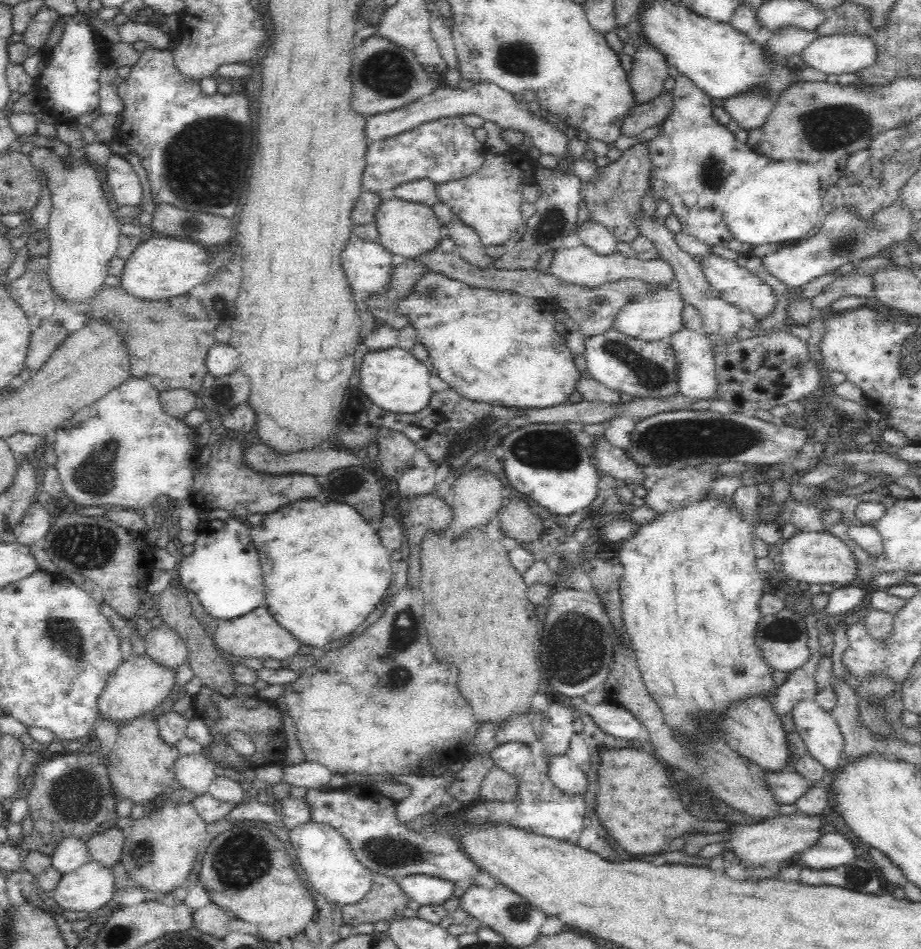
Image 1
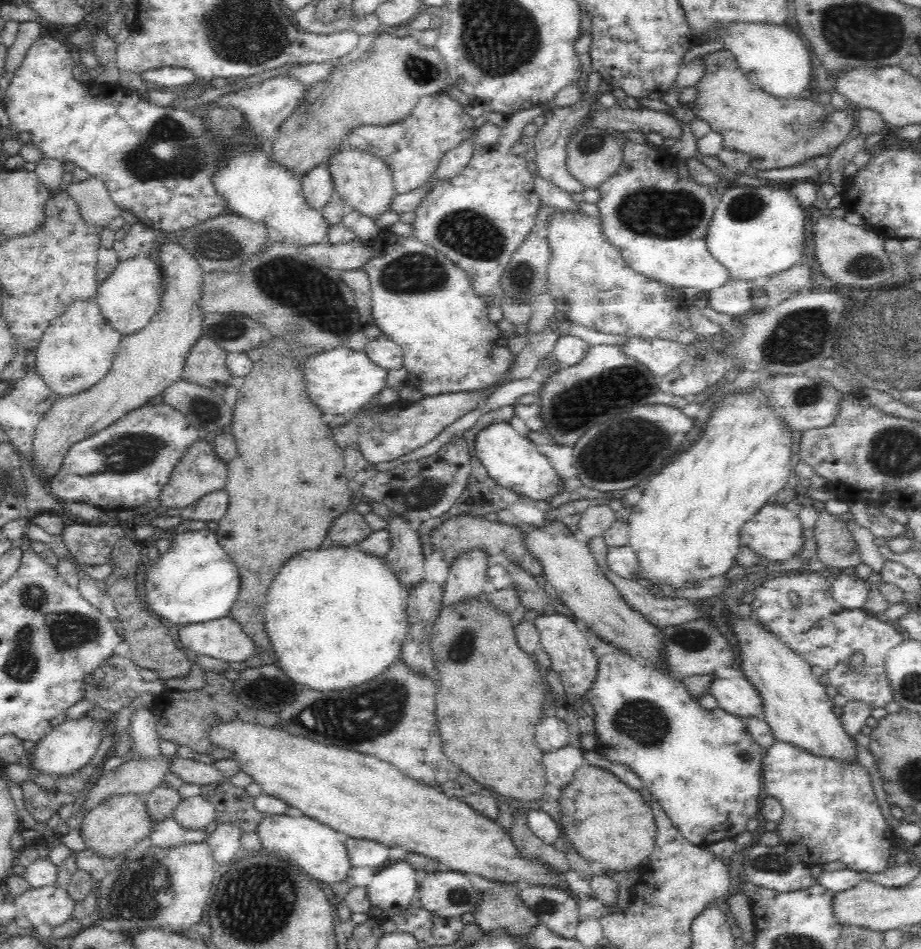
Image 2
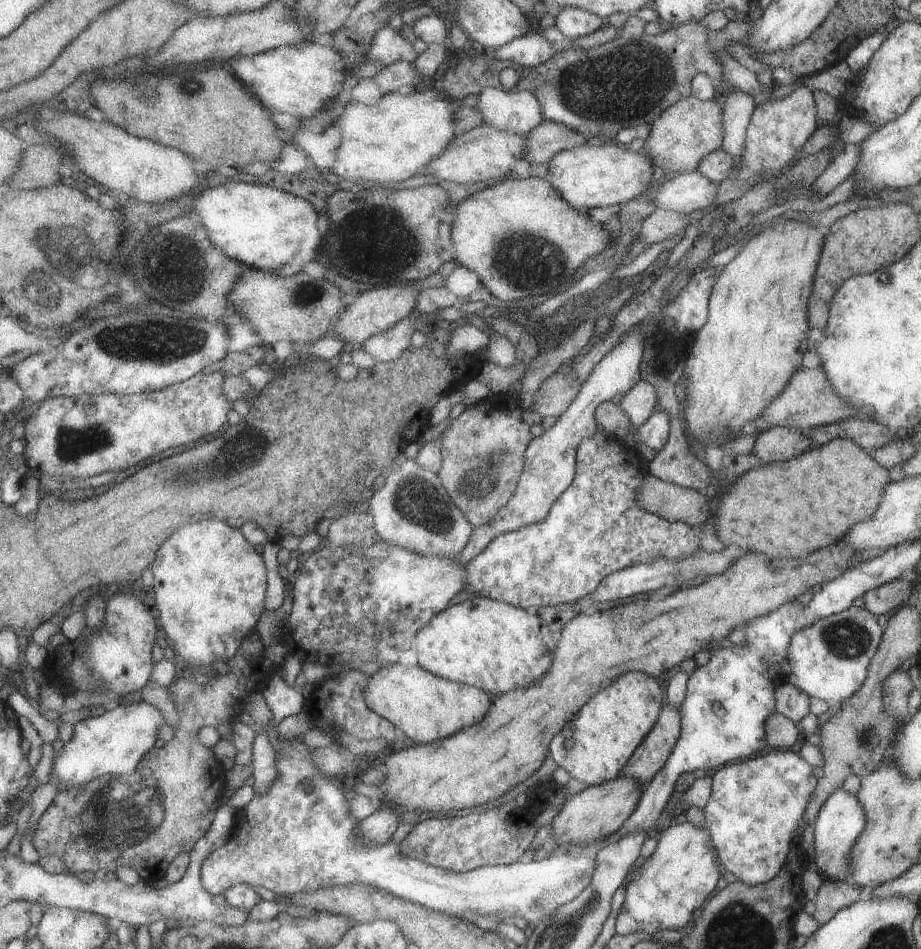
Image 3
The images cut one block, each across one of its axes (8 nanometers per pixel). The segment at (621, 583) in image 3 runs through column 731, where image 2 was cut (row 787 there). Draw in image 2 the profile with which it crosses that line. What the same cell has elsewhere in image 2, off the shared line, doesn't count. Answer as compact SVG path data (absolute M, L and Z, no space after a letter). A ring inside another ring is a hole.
M567 745L558 750L551 750L544 754L544 768L546 768L547 782L562 789L574 778L574 772L582 766L584 749Z

